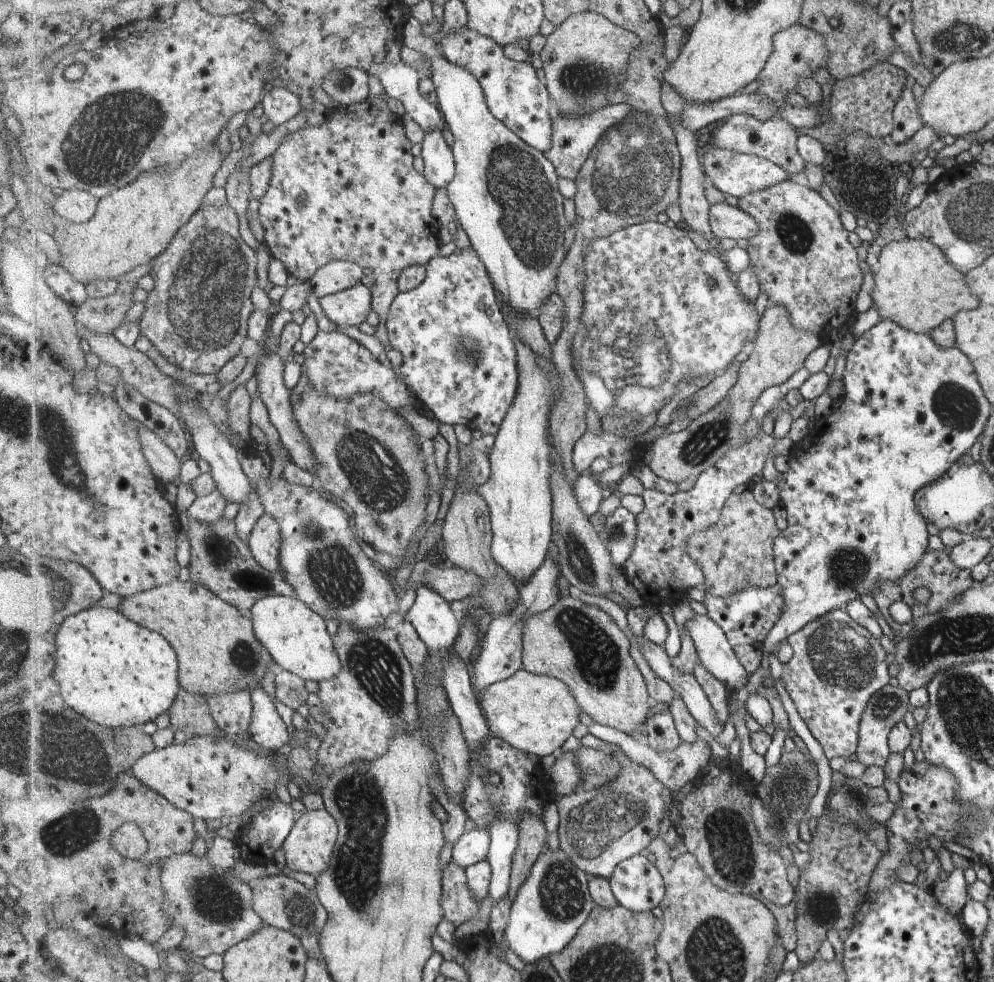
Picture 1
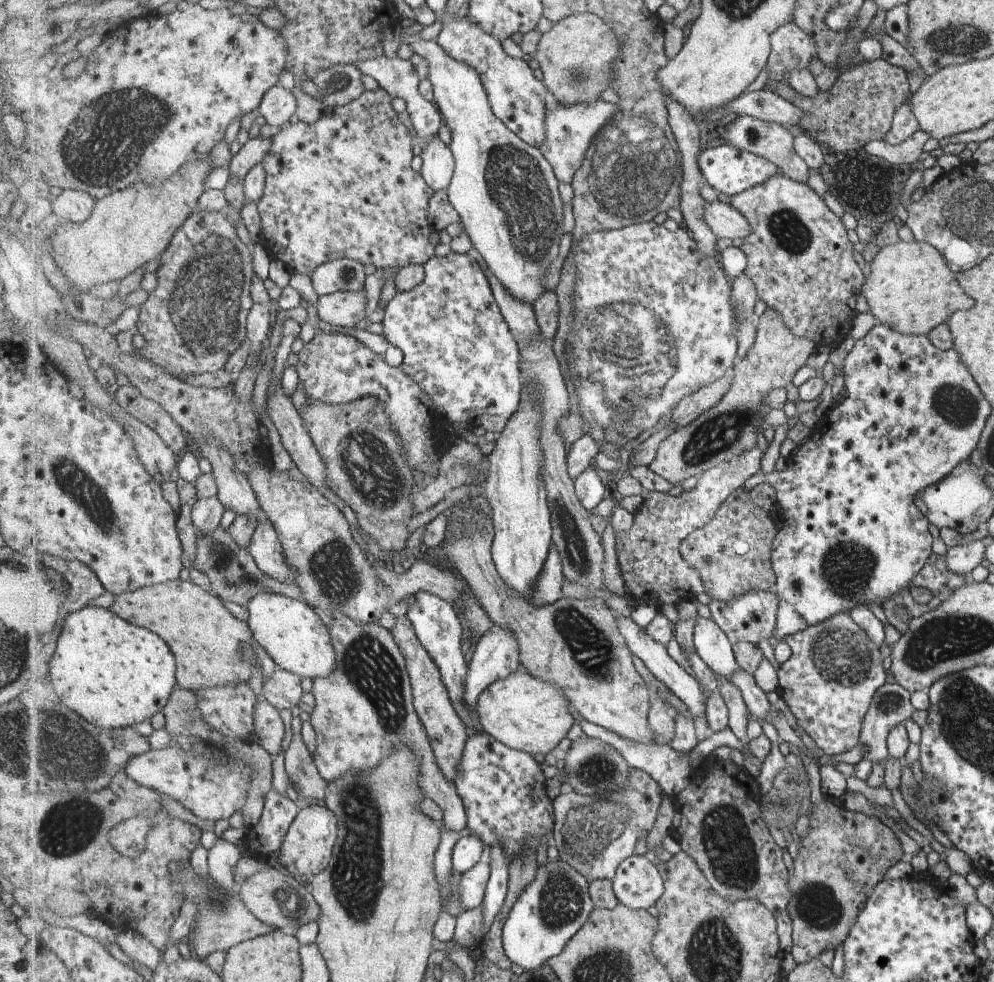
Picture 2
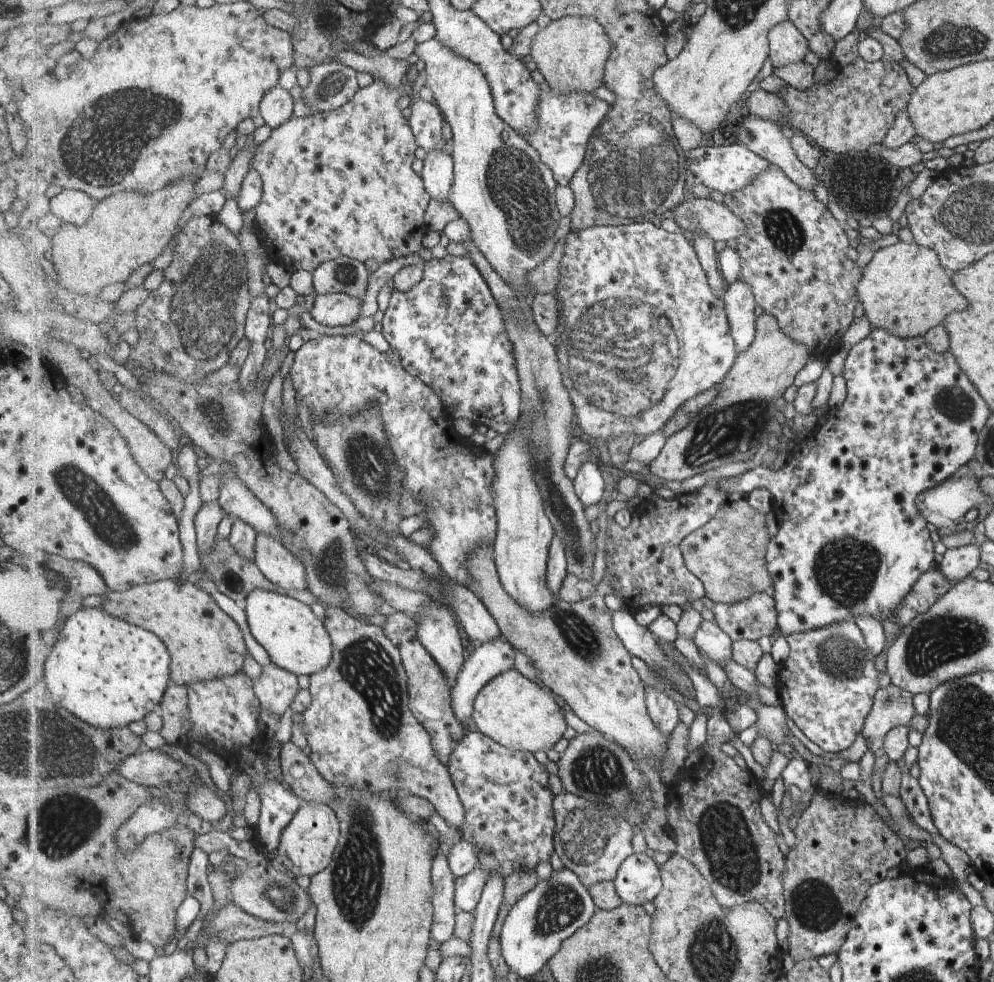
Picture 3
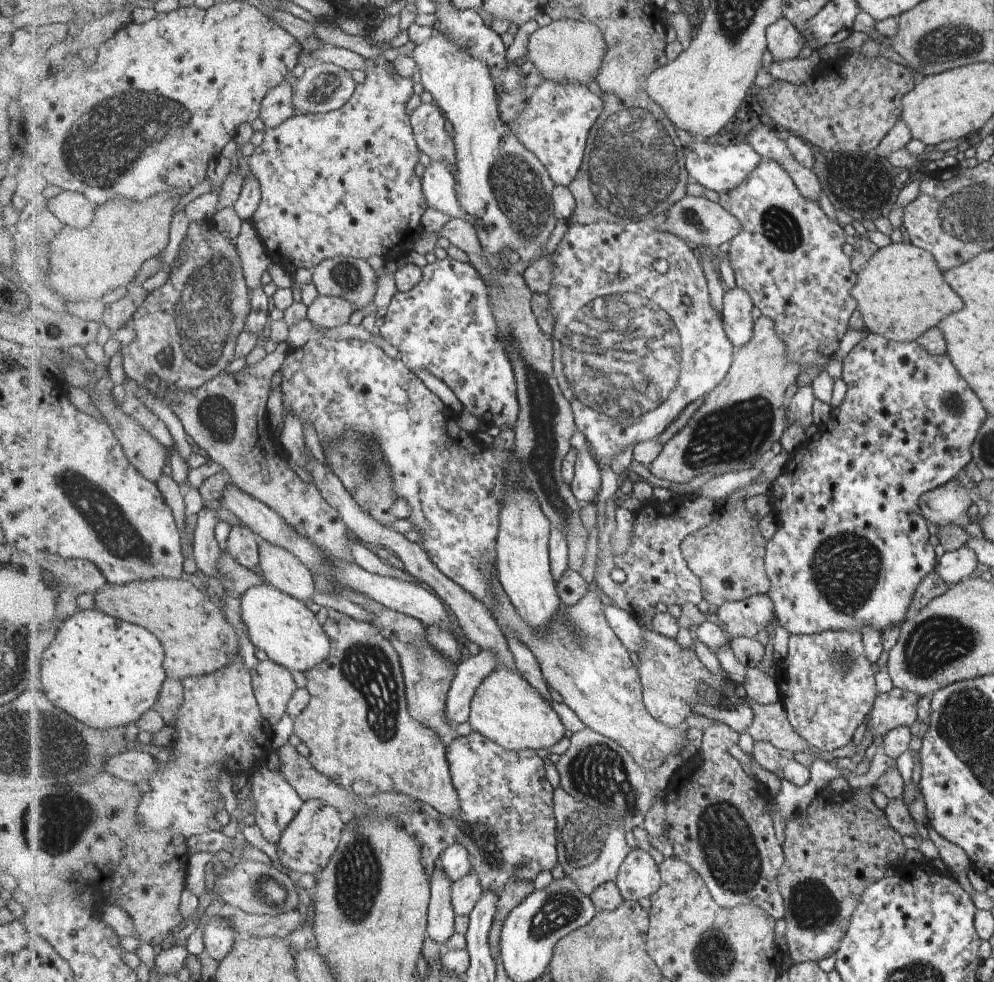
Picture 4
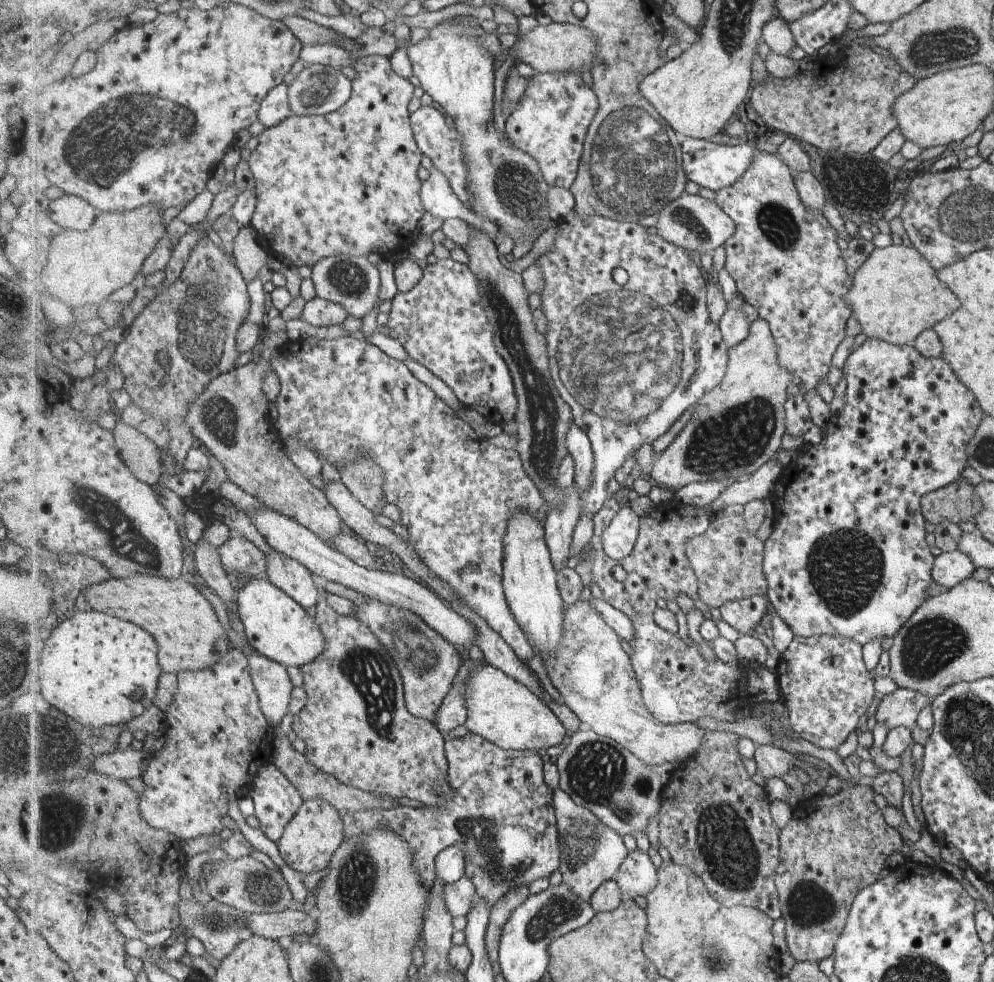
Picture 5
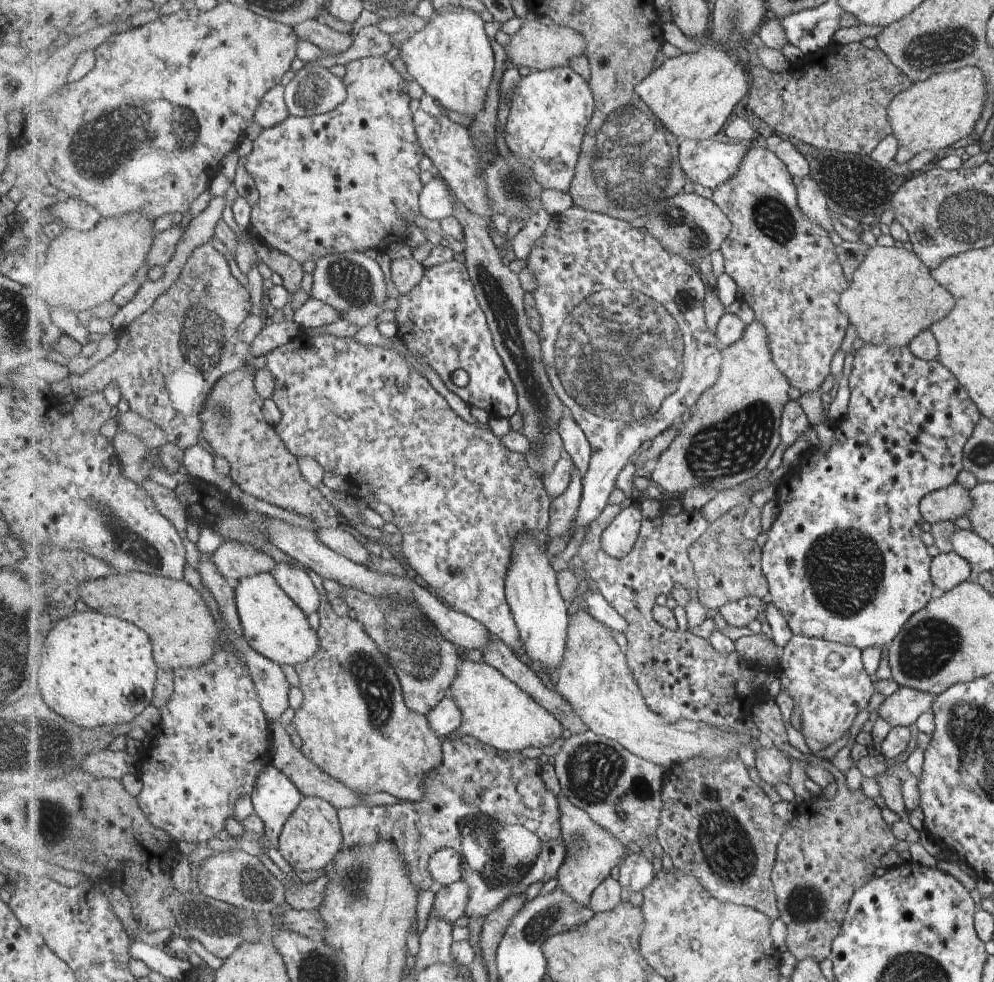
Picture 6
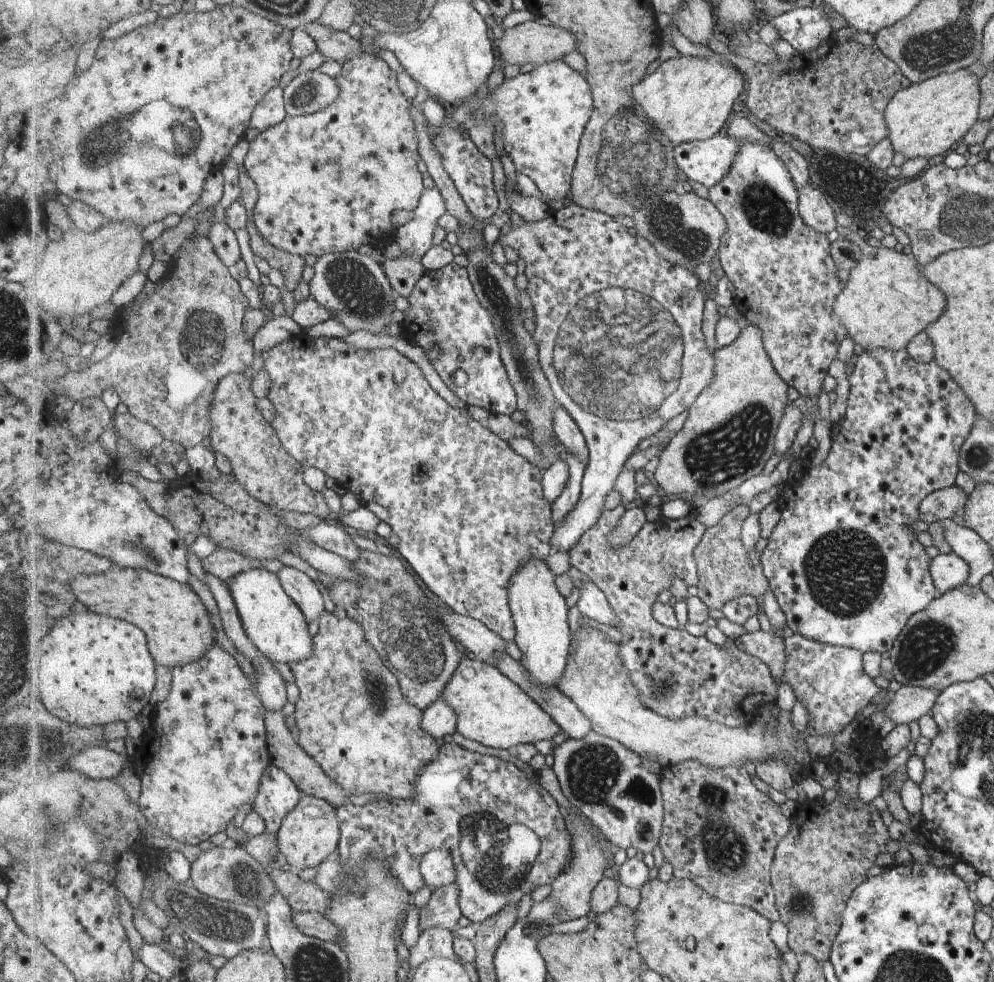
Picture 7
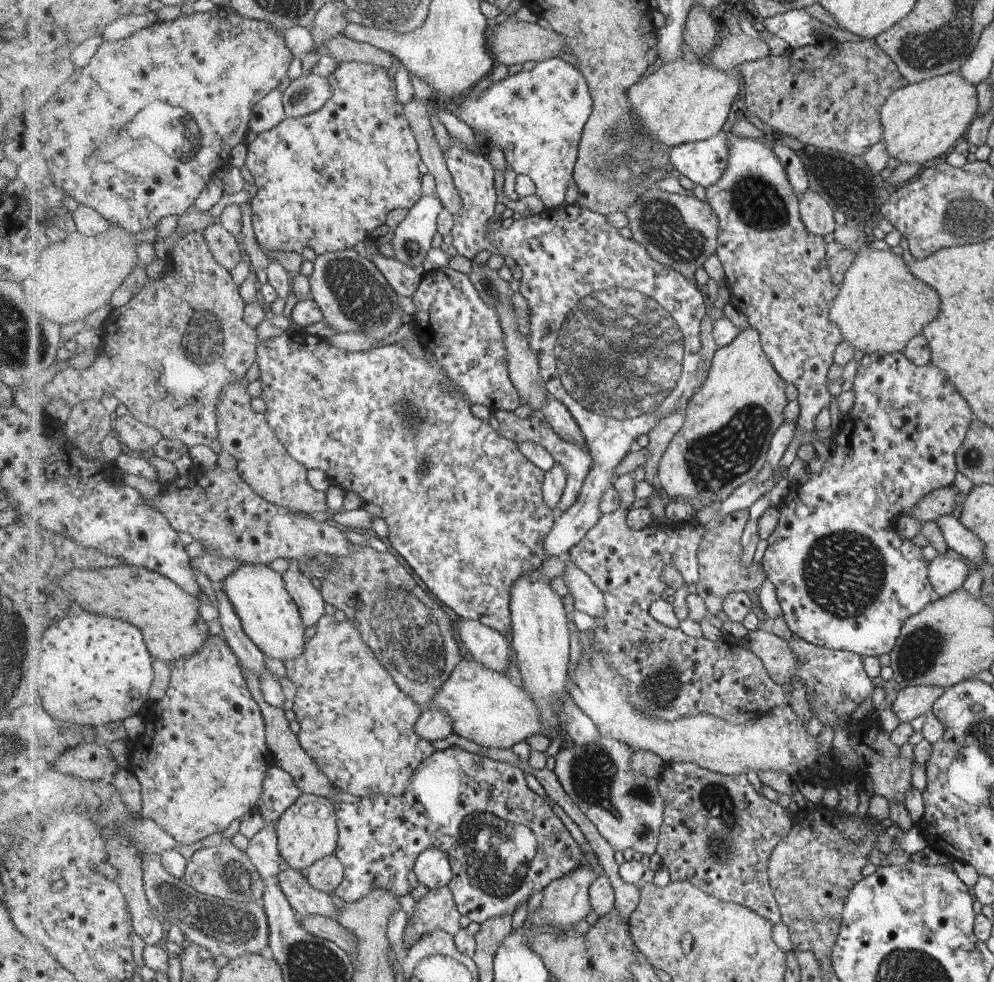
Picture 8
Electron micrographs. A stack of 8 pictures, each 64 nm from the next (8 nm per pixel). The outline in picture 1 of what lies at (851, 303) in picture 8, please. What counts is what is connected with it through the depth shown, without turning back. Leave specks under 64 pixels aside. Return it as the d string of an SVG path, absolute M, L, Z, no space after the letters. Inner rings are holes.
M904 239L887 243L879 251L873 269L873 306L880 318L892 320L911 332L930 333L944 320L952 319L959 311L977 308L977 296L969 292L965 276L957 272L949 258L928 239Z

